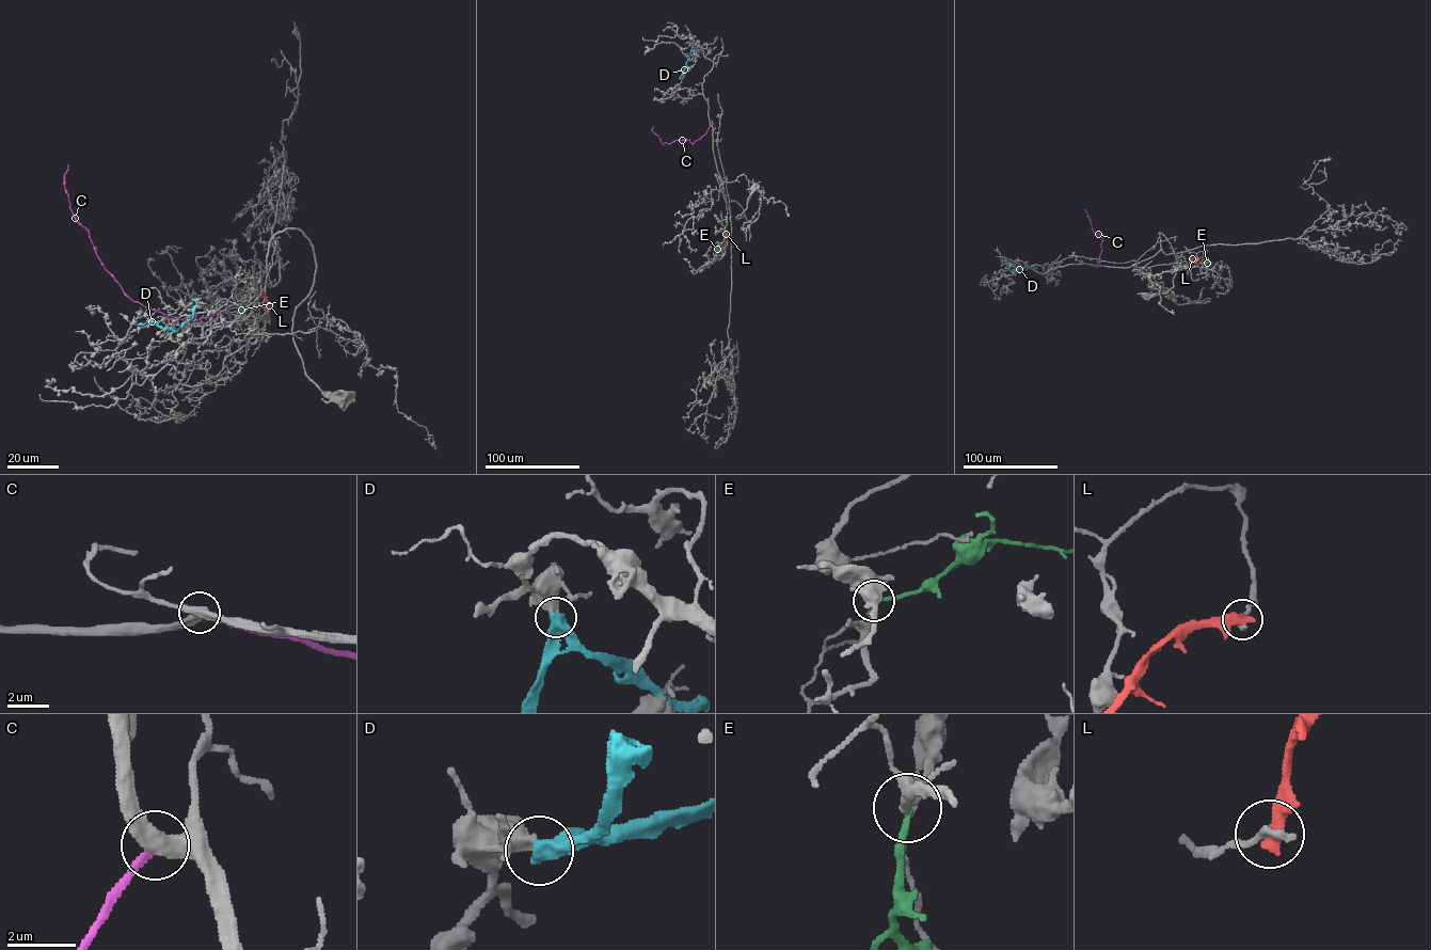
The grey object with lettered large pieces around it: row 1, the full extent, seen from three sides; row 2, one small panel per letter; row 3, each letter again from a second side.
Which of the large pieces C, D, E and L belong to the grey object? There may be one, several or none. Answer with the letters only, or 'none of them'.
none of them

